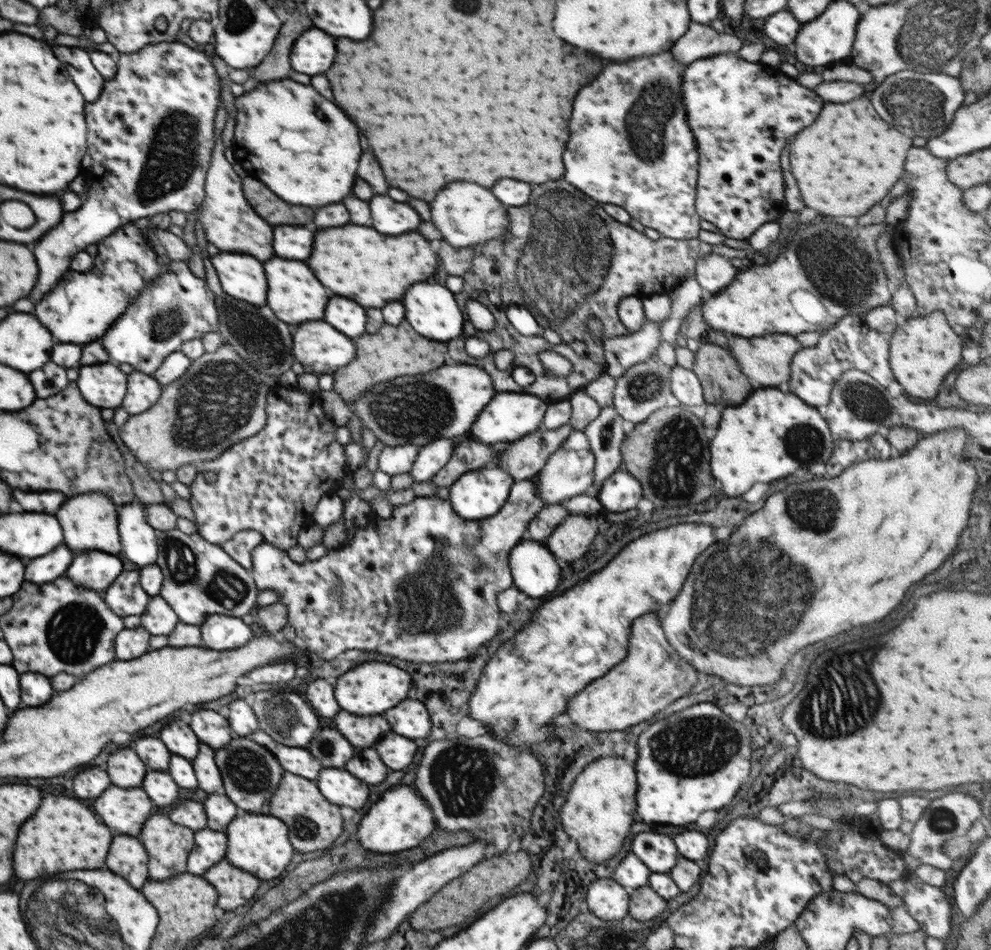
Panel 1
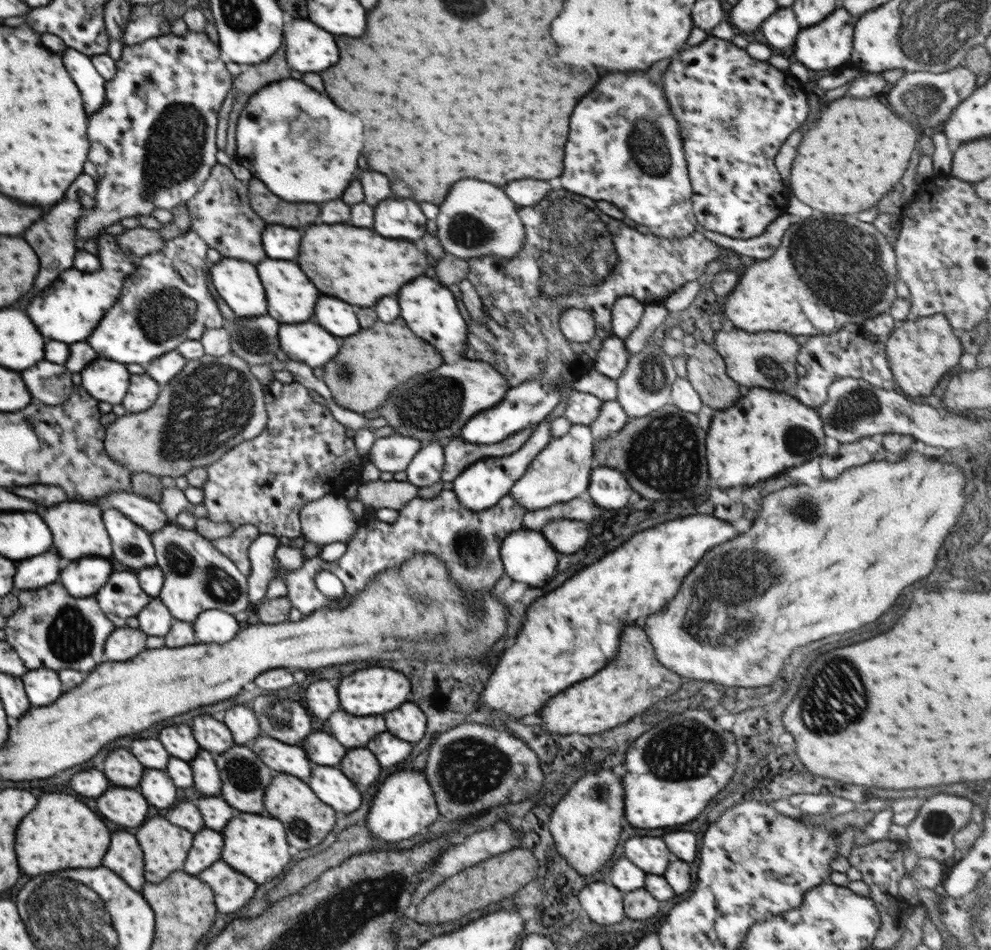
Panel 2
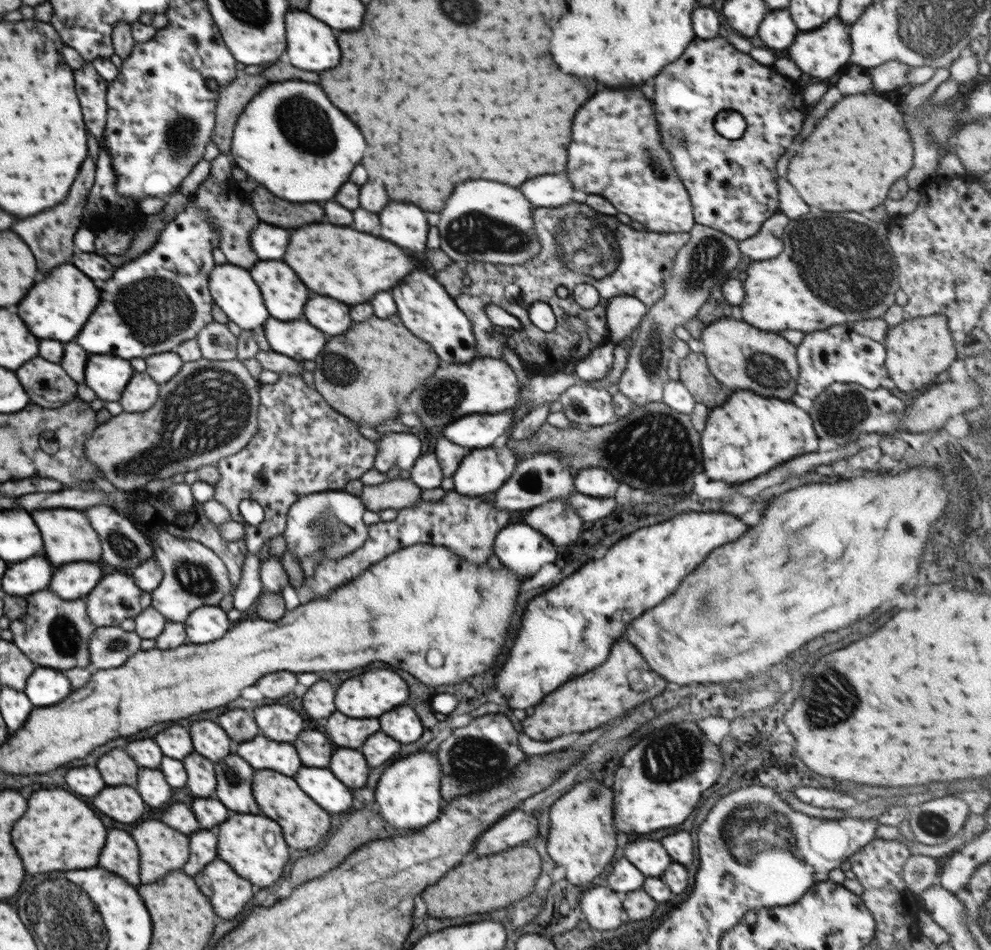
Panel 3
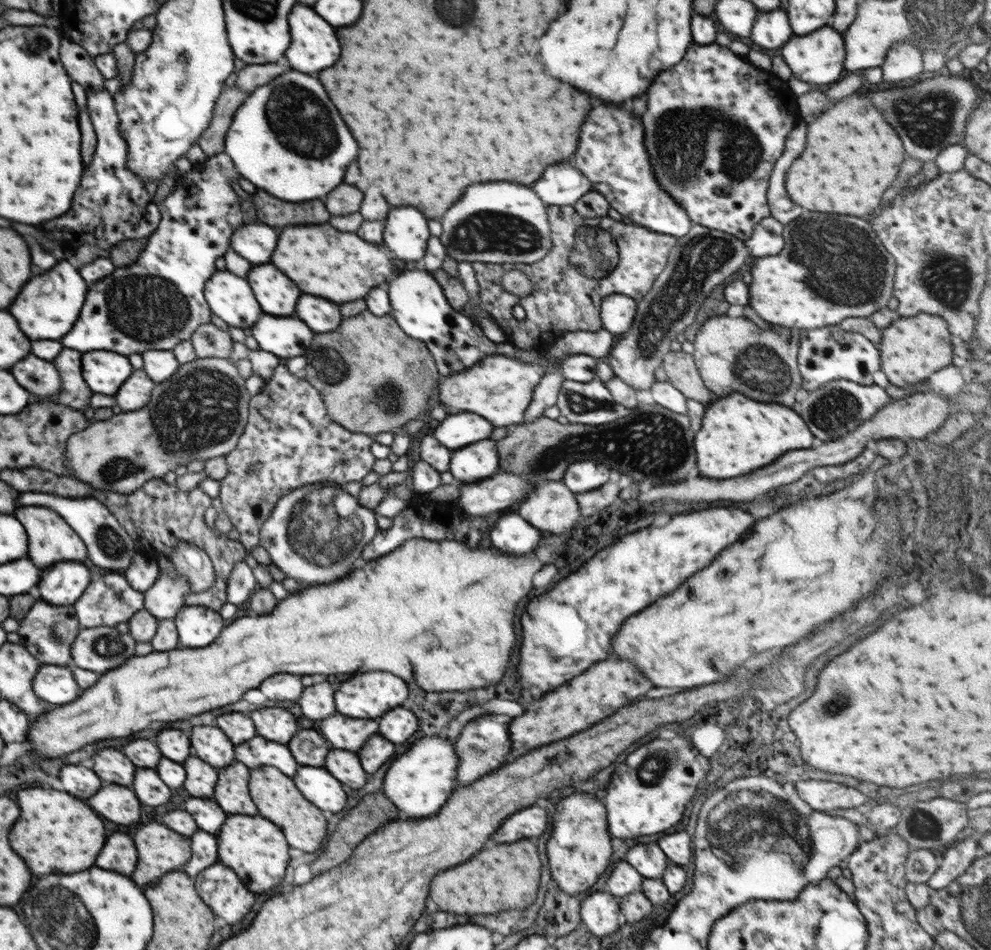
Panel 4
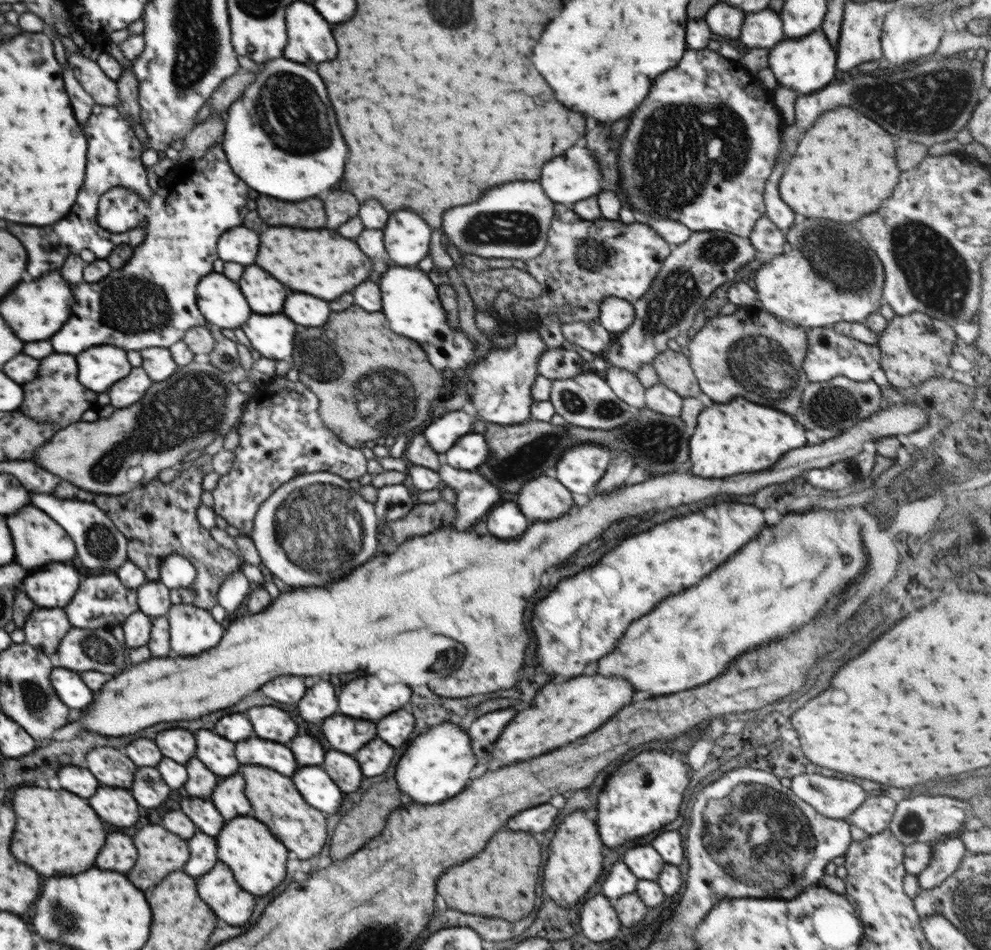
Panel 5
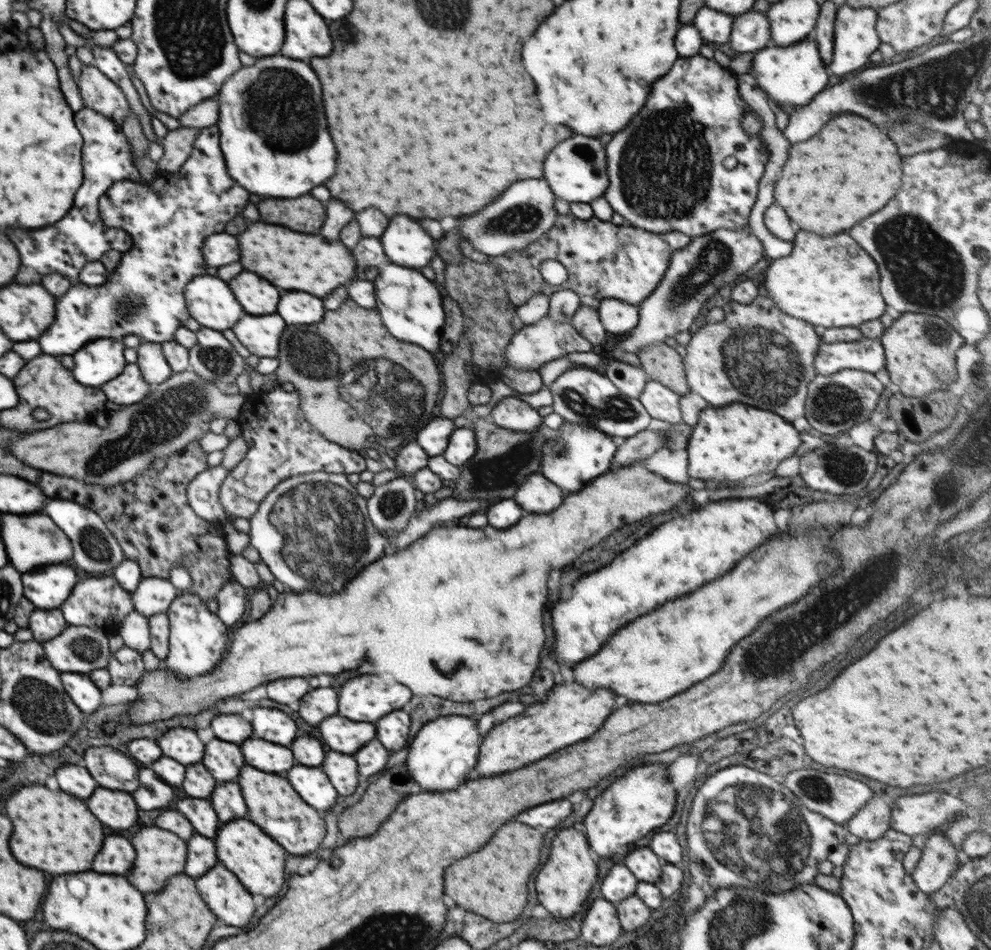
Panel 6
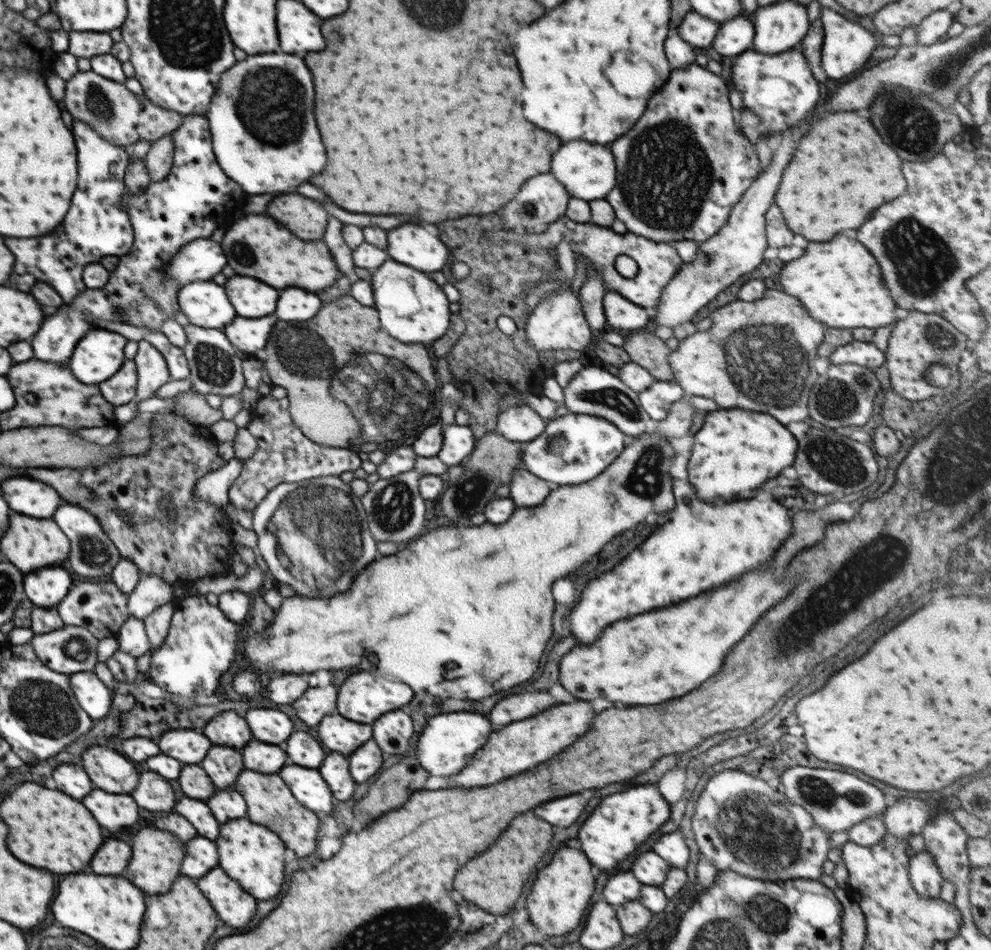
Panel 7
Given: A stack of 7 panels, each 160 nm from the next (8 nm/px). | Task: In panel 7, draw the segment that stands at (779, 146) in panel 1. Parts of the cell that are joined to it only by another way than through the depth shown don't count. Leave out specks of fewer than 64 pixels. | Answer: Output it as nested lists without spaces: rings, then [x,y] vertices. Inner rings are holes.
[[[695,62],[683,69],[671,69],[671,75],[668,77],[668,80],[659,91],[656,91],[650,97],[647,106],[648,110],[636,122],[636,126],[626,136],[620,136],[610,146],[610,151],[614,155],[617,180],[616,187],[605,196],[605,199],[612,205],[617,219],[625,224],[628,231],[638,236],[669,243],[677,240],[693,240],[698,243],[704,242],[710,239],[711,236],[714,236],[728,222],[734,205],[748,191],[750,184],[752,184],[759,175],[759,172],[761,172],[760,160],[758,159],[754,143],[750,142],[743,134],[738,132],[736,111],[730,104],[728,86],[724,78],[710,72],[707,67],[697,65]]]

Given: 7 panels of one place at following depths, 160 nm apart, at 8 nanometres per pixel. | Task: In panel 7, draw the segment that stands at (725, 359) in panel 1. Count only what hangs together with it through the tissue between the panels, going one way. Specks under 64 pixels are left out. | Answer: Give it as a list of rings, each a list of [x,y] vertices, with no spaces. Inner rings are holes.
[[[640,331],[628,336],[622,348],[632,361],[648,370],[656,381],[672,381],[674,376],[669,363],[671,350],[664,342],[654,333]]]

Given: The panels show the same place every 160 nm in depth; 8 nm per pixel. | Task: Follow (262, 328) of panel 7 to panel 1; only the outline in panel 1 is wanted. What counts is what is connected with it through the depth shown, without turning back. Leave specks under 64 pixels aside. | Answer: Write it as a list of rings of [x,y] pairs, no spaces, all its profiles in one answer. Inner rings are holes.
[[[308,322],[293,334],[293,353],[306,373],[333,375],[356,354],[352,338],[336,332],[328,322]]]

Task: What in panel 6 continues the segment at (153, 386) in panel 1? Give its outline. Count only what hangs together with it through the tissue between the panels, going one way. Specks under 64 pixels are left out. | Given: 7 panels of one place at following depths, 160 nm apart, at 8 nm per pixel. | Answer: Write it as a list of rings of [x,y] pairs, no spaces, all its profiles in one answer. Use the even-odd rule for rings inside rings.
[[[134,363],[128,364],[126,370],[118,378],[104,384],[102,390],[108,396],[108,400],[114,404],[134,405],[140,400],[146,399],[146,396],[150,394],[151,387],[144,380],[137,363]]]

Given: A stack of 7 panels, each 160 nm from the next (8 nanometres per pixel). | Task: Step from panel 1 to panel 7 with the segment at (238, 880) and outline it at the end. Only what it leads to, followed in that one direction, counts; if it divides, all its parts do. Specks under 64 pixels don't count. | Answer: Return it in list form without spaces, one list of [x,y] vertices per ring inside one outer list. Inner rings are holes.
[[[219,866],[200,877],[198,888],[228,926],[246,926],[258,908],[256,900],[244,892],[236,880],[226,876]]]

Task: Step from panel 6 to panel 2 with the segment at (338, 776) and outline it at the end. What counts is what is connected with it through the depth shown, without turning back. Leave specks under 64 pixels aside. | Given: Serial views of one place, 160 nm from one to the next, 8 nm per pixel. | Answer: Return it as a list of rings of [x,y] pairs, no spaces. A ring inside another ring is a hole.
[[[366,748],[350,750],[340,762],[340,770],[357,786],[370,786],[380,776],[380,763],[376,756]]]

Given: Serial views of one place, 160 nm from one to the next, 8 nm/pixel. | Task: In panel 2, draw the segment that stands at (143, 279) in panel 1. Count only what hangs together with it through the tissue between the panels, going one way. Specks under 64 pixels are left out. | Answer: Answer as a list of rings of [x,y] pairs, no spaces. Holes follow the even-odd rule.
[[[102,233],[96,238],[98,245],[98,261],[100,268],[91,273],[80,273],[79,270],[64,270],[58,280],[54,280],[46,290],[42,290],[38,296],[32,298],[32,302],[26,308],[28,318],[36,324],[36,328],[42,332],[42,336],[60,340],[66,344],[82,342],[86,340],[94,328],[100,324],[104,312],[114,306],[116,298],[120,296],[123,282],[135,272],[139,258],[126,256],[120,252],[117,236]]]

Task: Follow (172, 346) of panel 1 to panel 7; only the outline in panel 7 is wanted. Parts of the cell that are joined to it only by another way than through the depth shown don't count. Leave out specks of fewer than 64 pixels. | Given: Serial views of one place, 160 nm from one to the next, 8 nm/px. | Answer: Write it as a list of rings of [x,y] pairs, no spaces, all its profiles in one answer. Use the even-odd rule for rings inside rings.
[[[184,115],[182,125],[174,133],[170,134],[172,144],[174,144],[174,160],[171,171],[155,184],[150,184],[141,194],[131,197],[130,192],[126,191],[121,204],[123,209],[130,216],[130,222],[133,228],[133,245],[128,254],[120,257],[118,266],[109,274],[108,282],[96,292],[84,292],[80,298],[72,300],[72,304],[60,306],[60,310],[52,316],[48,316],[42,322],[42,328],[36,332],[32,338],[32,348],[34,356],[38,360],[46,362],[66,362],[78,340],[84,338],[84,334],[92,328],[90,318],[96,316],[100,320],[110,320],[110,322],[121,322],[130,326],[151,328],[152,330],[161,330],[165,320],[175,319],[176,312],[180,312],[177,294],[179,284],[171,281],[160,268],[165,268],[179,250],[189,242],[196,239],[208,239],[209,236],[218,228],[218,216],[230,213],[236,209],[238,202],[242,200],[244,192],[242,188],[226,176],[226,173],[220,168],[212,148],[212,134],[210,134],[210,125],[205,115]]]

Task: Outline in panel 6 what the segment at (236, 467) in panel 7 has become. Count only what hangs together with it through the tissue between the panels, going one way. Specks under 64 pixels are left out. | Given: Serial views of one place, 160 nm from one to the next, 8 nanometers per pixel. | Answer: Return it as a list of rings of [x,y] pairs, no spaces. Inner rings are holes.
[[[222,465],[208,467],[188,483],[187,499],[192,510],[208,522],[225,522],[230,519],[219,501],[220,485],[230,470]]]

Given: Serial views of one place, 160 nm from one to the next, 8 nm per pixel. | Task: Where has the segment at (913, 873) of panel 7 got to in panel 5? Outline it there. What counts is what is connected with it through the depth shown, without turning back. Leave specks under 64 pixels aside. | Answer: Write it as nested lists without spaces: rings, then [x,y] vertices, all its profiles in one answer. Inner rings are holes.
[[[948,838],[934,842],[932,848],[931,860],[917,877],[919,885],[924,890],[936,888],[952,876],[968,853],[961,838]]]

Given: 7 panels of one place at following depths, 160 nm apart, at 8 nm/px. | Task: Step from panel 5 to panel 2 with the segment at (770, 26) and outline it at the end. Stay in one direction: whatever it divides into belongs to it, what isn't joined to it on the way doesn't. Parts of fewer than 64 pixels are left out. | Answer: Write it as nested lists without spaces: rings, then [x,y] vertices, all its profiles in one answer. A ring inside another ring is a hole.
[[[790,7],[780,8],[762,24],[762,34],[770,46],[786,48],[795,43],[800,25]]]

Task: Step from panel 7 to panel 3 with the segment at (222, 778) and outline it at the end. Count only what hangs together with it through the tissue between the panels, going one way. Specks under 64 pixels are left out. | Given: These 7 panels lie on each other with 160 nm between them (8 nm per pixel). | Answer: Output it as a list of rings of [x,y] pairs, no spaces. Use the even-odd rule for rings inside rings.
[[[200,720],[194,722],[190,728],[190,736],[194,742],[194,750],[208,760],[222,760],[224,756],[230,754],[230,738],[228,734],[214,722],[210,720]]]

